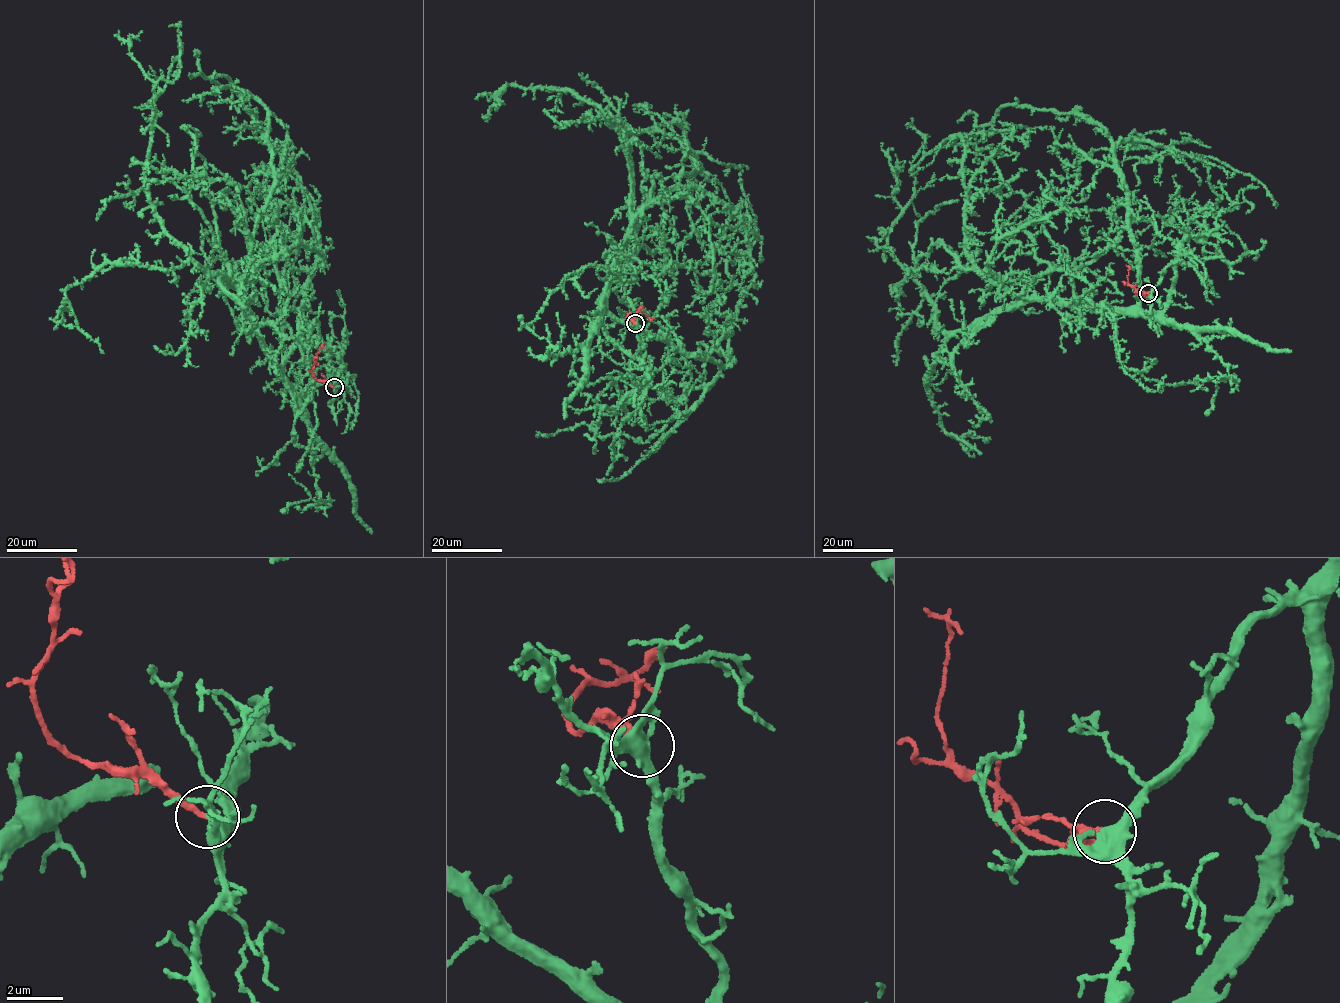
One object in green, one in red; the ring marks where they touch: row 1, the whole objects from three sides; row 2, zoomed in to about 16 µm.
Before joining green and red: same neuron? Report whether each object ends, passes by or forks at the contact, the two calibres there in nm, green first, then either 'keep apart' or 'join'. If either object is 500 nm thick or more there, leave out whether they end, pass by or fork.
green forks there; red ends there; 320 nm thick on the green side, 240 nm on the other; join

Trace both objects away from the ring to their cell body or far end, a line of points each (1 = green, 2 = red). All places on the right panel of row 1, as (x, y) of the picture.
1: (1148, 293), (1173, 265), (1158, 315), (1033, 300), (936, 328), (887, 246), (913, 196), (915, 127)
2: (1148, 293), (1139, 292), (1129, 283), (1129, 268), (1126, 265)

